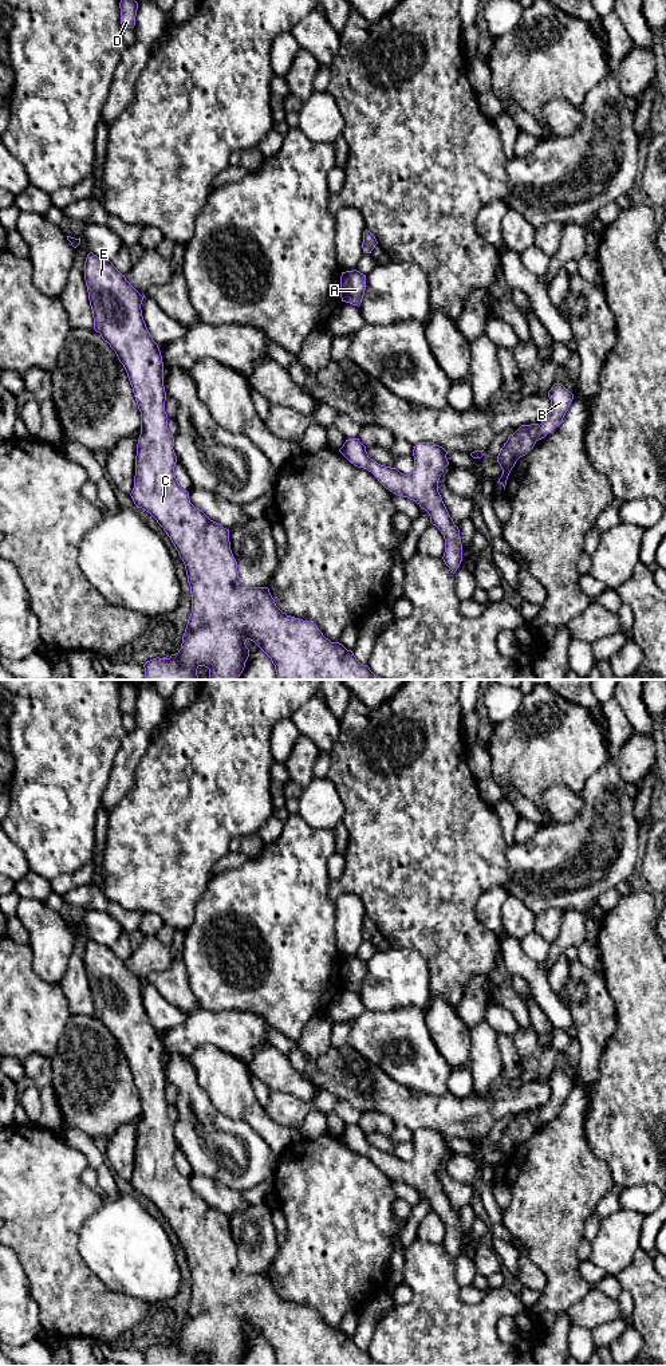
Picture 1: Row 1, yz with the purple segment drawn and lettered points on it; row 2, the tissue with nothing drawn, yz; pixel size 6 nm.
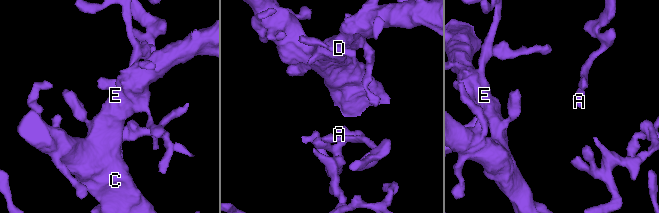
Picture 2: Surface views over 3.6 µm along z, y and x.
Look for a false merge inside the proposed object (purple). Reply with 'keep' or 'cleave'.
cleave

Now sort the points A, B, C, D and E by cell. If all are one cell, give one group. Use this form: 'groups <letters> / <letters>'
groups A C D E / B

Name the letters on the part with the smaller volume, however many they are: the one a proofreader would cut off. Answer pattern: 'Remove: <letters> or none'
Remove: B

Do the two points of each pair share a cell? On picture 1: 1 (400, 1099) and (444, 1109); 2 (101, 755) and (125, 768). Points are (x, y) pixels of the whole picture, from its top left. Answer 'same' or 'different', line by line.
1: same
2: different

